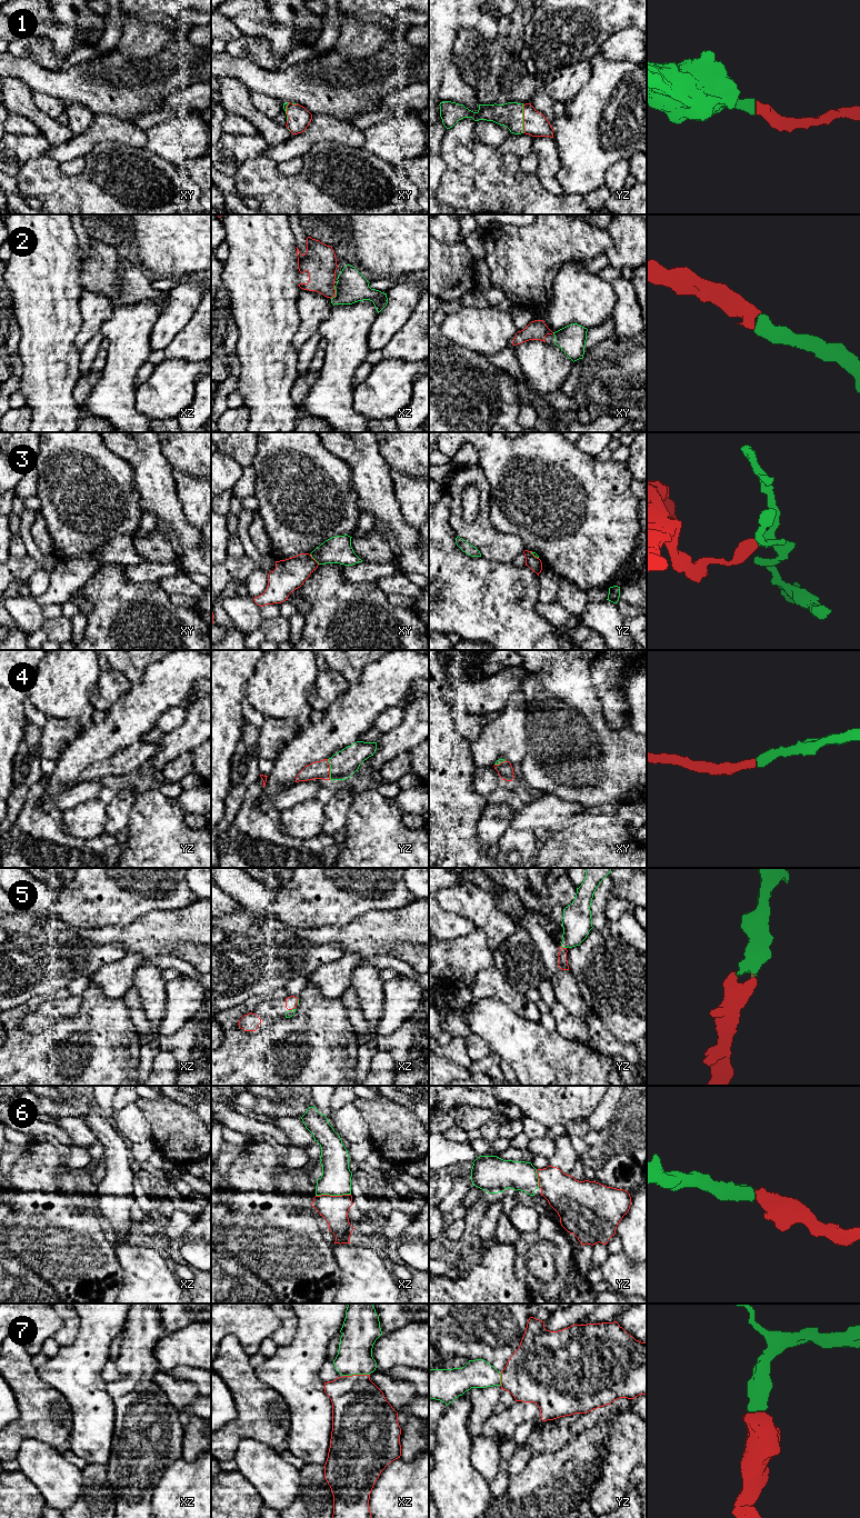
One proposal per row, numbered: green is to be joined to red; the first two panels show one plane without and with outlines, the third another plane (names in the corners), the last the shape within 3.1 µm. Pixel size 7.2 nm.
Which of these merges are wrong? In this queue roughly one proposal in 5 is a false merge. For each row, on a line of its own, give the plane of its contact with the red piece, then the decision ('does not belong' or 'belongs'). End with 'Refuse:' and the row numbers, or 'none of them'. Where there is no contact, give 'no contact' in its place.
1: yz | belongs
2: xz | belongs
3: xy | does not belong
4: yz | belongs
5: yz | belongs
6: xz | belongs
7: xz | belongs
Refuse: 3

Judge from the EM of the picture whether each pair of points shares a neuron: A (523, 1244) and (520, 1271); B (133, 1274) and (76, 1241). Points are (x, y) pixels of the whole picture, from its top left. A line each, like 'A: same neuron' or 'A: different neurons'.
A: same neuron
B: different neurons

